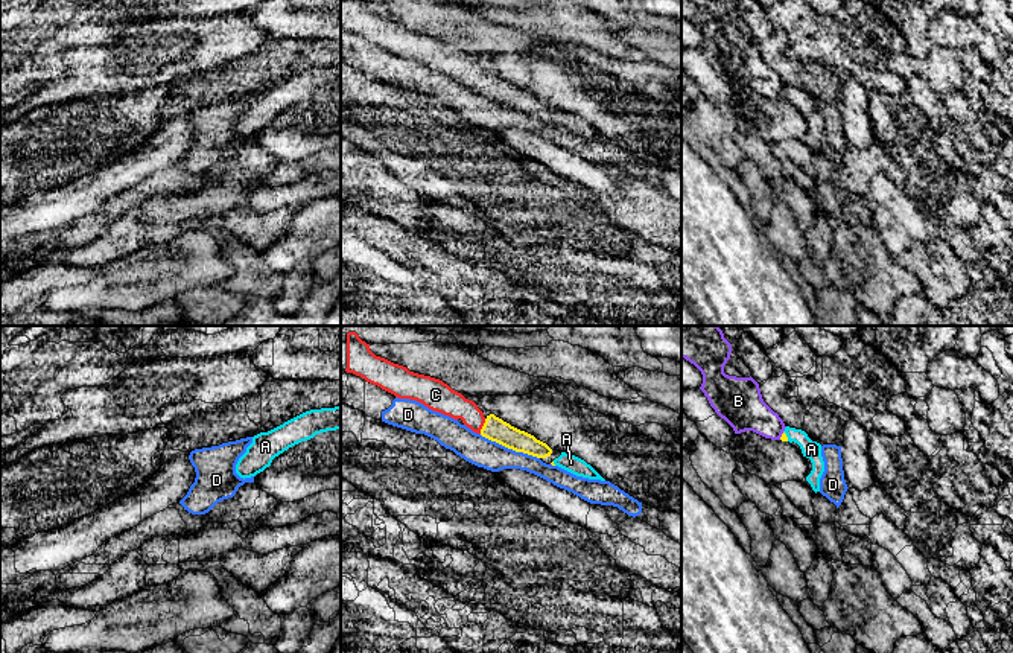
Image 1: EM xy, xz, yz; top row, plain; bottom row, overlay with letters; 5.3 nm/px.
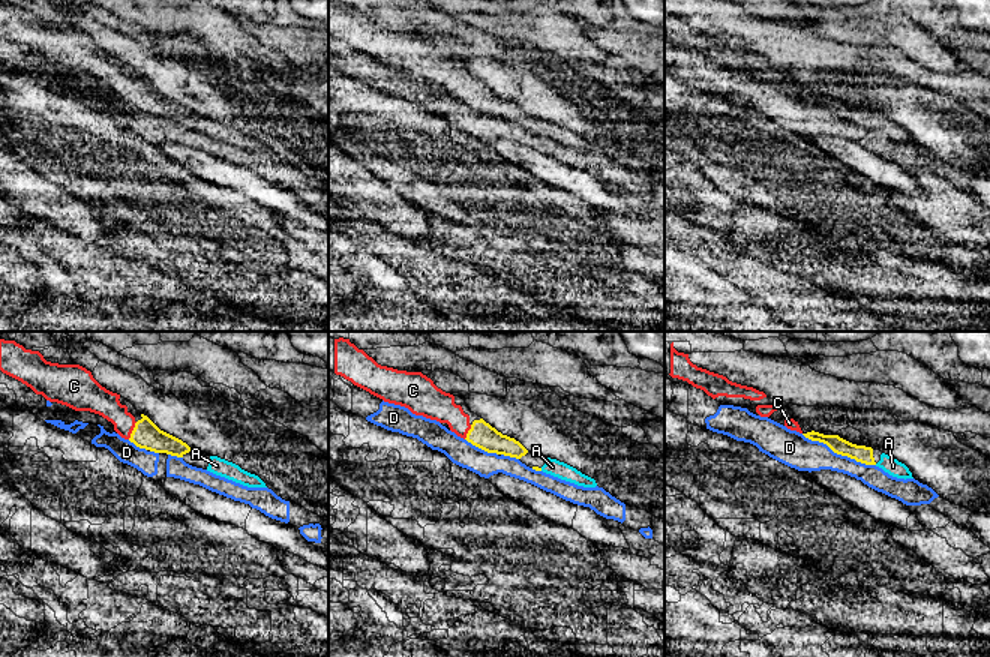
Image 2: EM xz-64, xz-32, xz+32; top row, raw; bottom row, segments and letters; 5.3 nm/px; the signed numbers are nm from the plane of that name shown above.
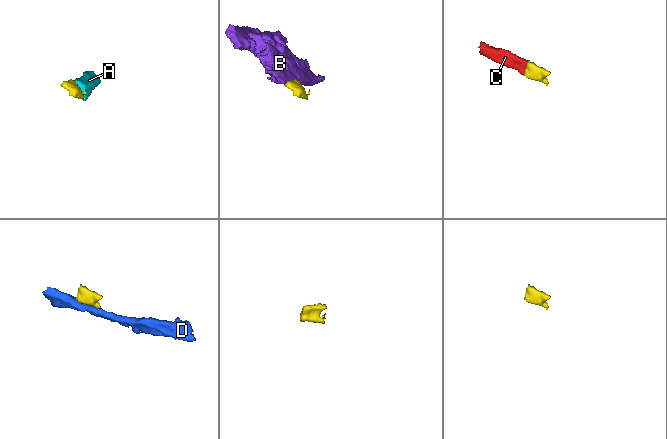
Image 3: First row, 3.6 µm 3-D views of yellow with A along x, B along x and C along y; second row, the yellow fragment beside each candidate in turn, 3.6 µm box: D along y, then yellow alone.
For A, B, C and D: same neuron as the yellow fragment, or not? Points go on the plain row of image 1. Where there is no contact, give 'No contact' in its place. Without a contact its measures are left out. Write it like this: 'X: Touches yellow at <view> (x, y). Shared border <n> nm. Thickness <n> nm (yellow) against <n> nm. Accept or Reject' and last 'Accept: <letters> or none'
A: Touches yellow at yz (785, 95). Shared border 60 nm. Thickness 40 nm (yellow) against 100 nm. Accept
B: Touches yellow at yz (782, 95). Shared border 50 nm. Thickness 40 nm (yellow) against 220 nm. Reject
C: Touches yellow at xz (482, 86). Shared border 90 nm. Thickness 120 nm (yellow) against 140 nm. Accept
D: Touches yellow at xz (510, 107). Shared border 340 nm. Thickness 120 nm (yellow) against 160 nm. Reject
Accept: A, C

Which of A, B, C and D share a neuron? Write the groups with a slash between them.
A C / B / D

